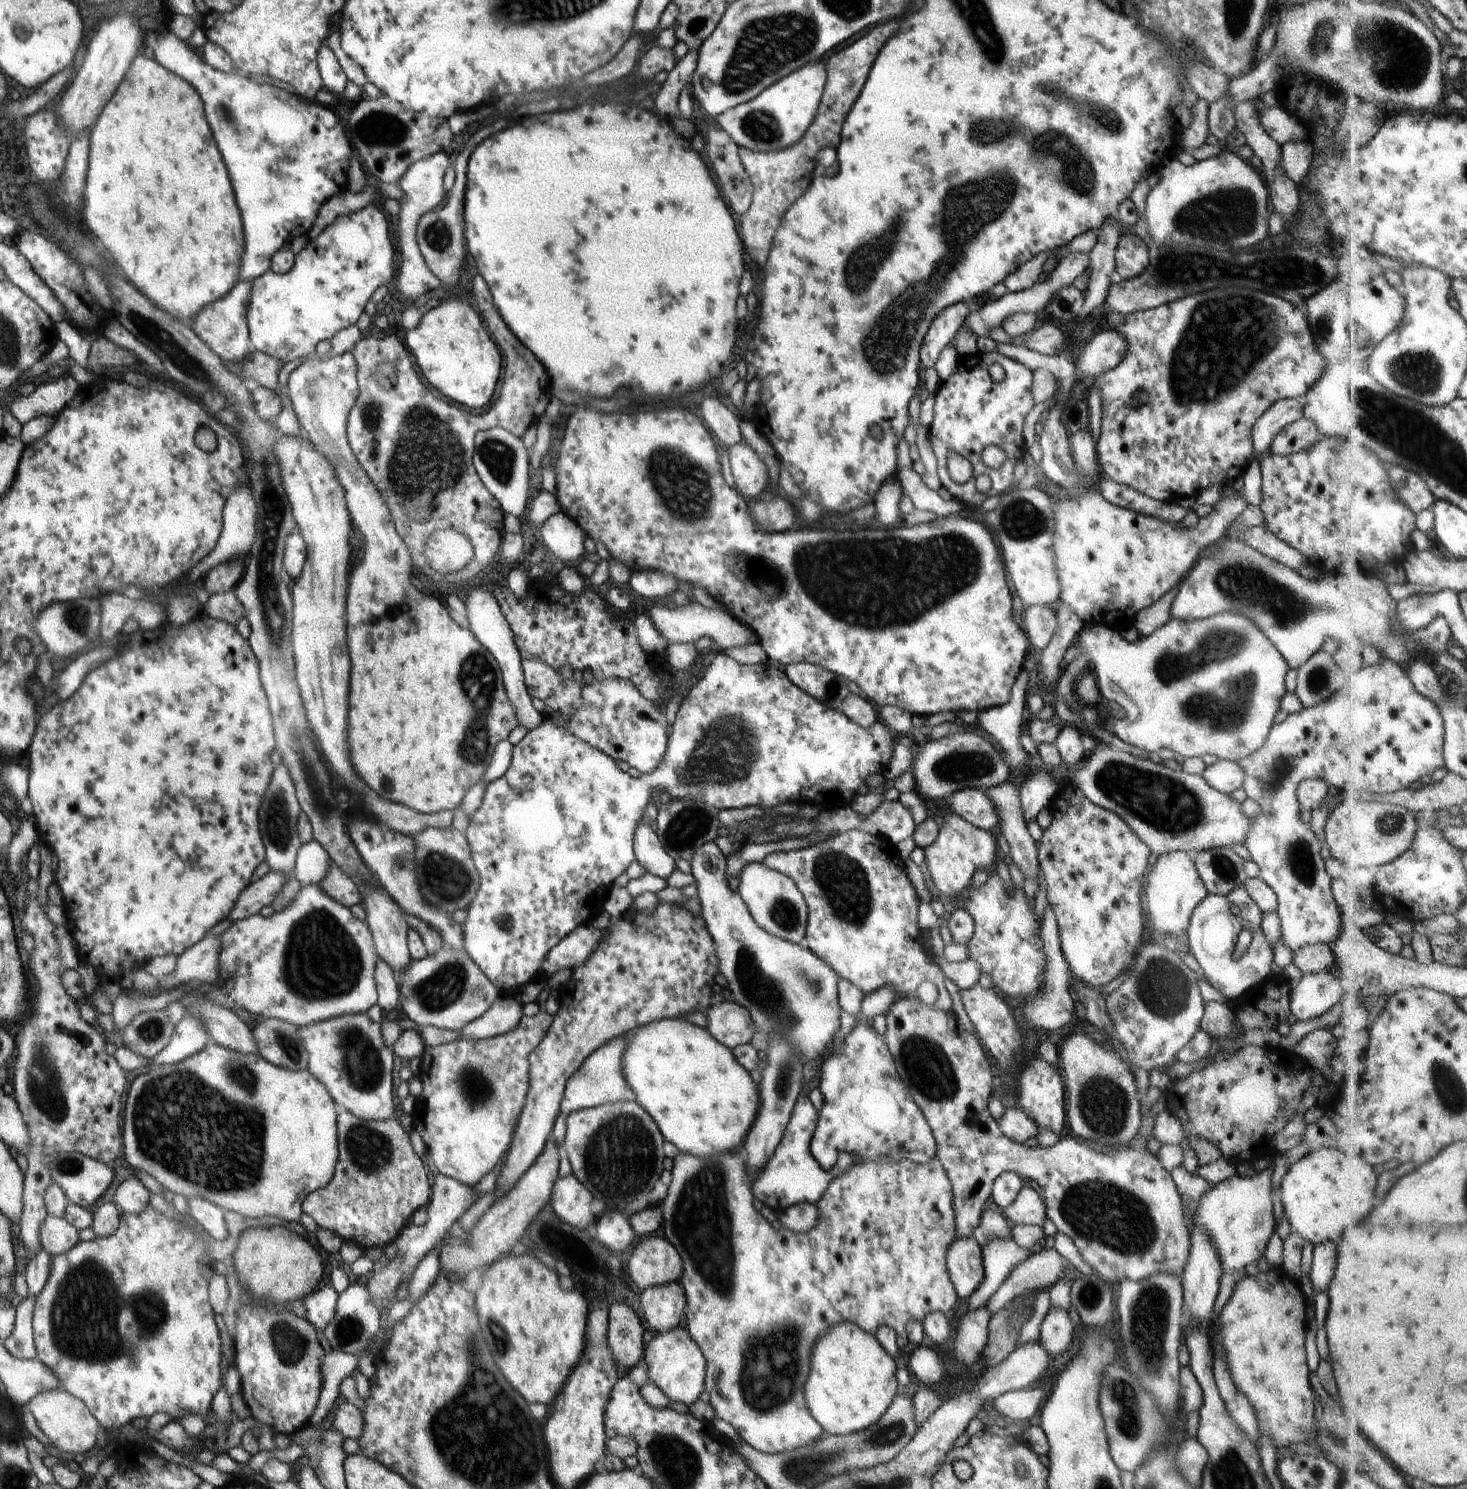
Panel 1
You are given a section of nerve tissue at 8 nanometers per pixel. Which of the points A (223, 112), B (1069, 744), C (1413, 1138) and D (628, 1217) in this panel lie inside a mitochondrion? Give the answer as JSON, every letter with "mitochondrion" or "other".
{"A":"mitochondrion","B":"other","C":"other","D":"other"}

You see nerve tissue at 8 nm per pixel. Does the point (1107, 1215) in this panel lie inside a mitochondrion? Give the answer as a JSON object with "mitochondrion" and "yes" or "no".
{"mitochondrion":"yes"}

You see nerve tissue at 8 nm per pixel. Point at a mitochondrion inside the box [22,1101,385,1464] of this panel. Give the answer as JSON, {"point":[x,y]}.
{"point":[84,1328]}

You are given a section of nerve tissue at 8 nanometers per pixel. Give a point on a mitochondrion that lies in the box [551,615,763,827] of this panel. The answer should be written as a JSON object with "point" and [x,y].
{"point":[725,754]}

